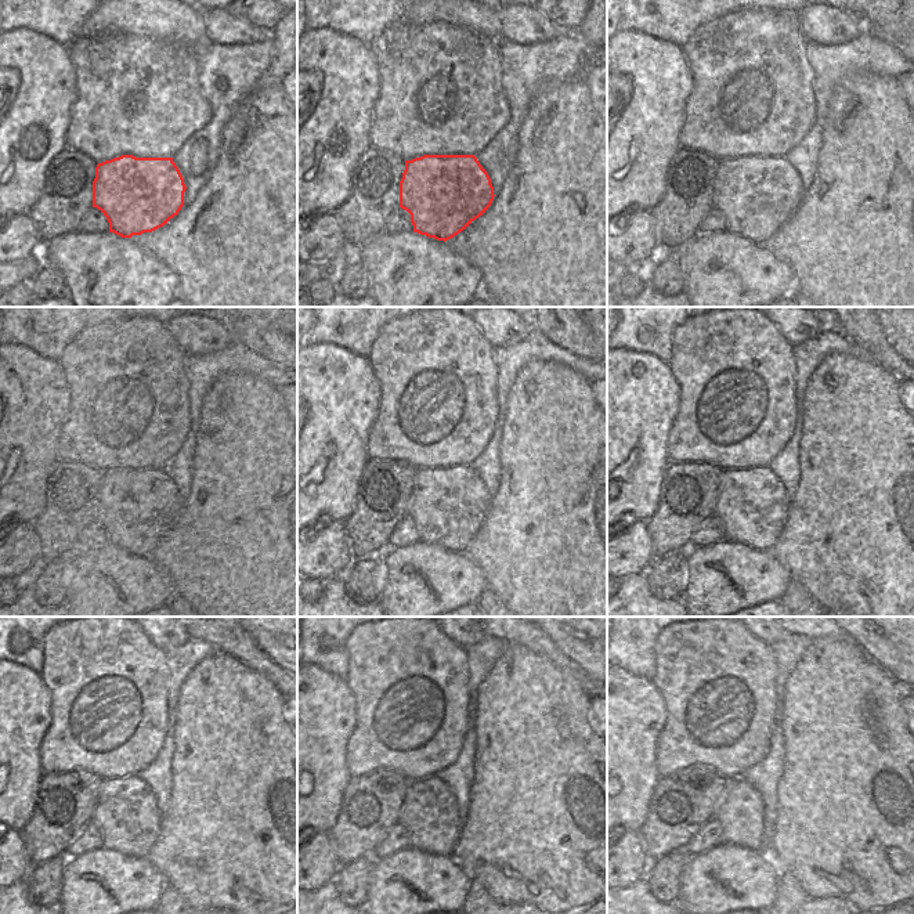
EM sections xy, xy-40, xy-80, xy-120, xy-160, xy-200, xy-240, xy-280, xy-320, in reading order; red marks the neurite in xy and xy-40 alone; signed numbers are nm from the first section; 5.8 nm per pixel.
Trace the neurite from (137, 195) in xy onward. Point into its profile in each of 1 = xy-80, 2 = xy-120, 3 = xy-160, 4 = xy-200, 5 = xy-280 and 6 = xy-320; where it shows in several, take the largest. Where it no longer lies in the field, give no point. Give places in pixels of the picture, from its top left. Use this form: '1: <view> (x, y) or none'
1: xy-80 (757, 195)
2: xy-120 (137, 508)
3: xy-160 (448, 505)
4: xy-200 (752, 504)
5: xy-280 (429, 813)
6: xy-320 (741, 813)

